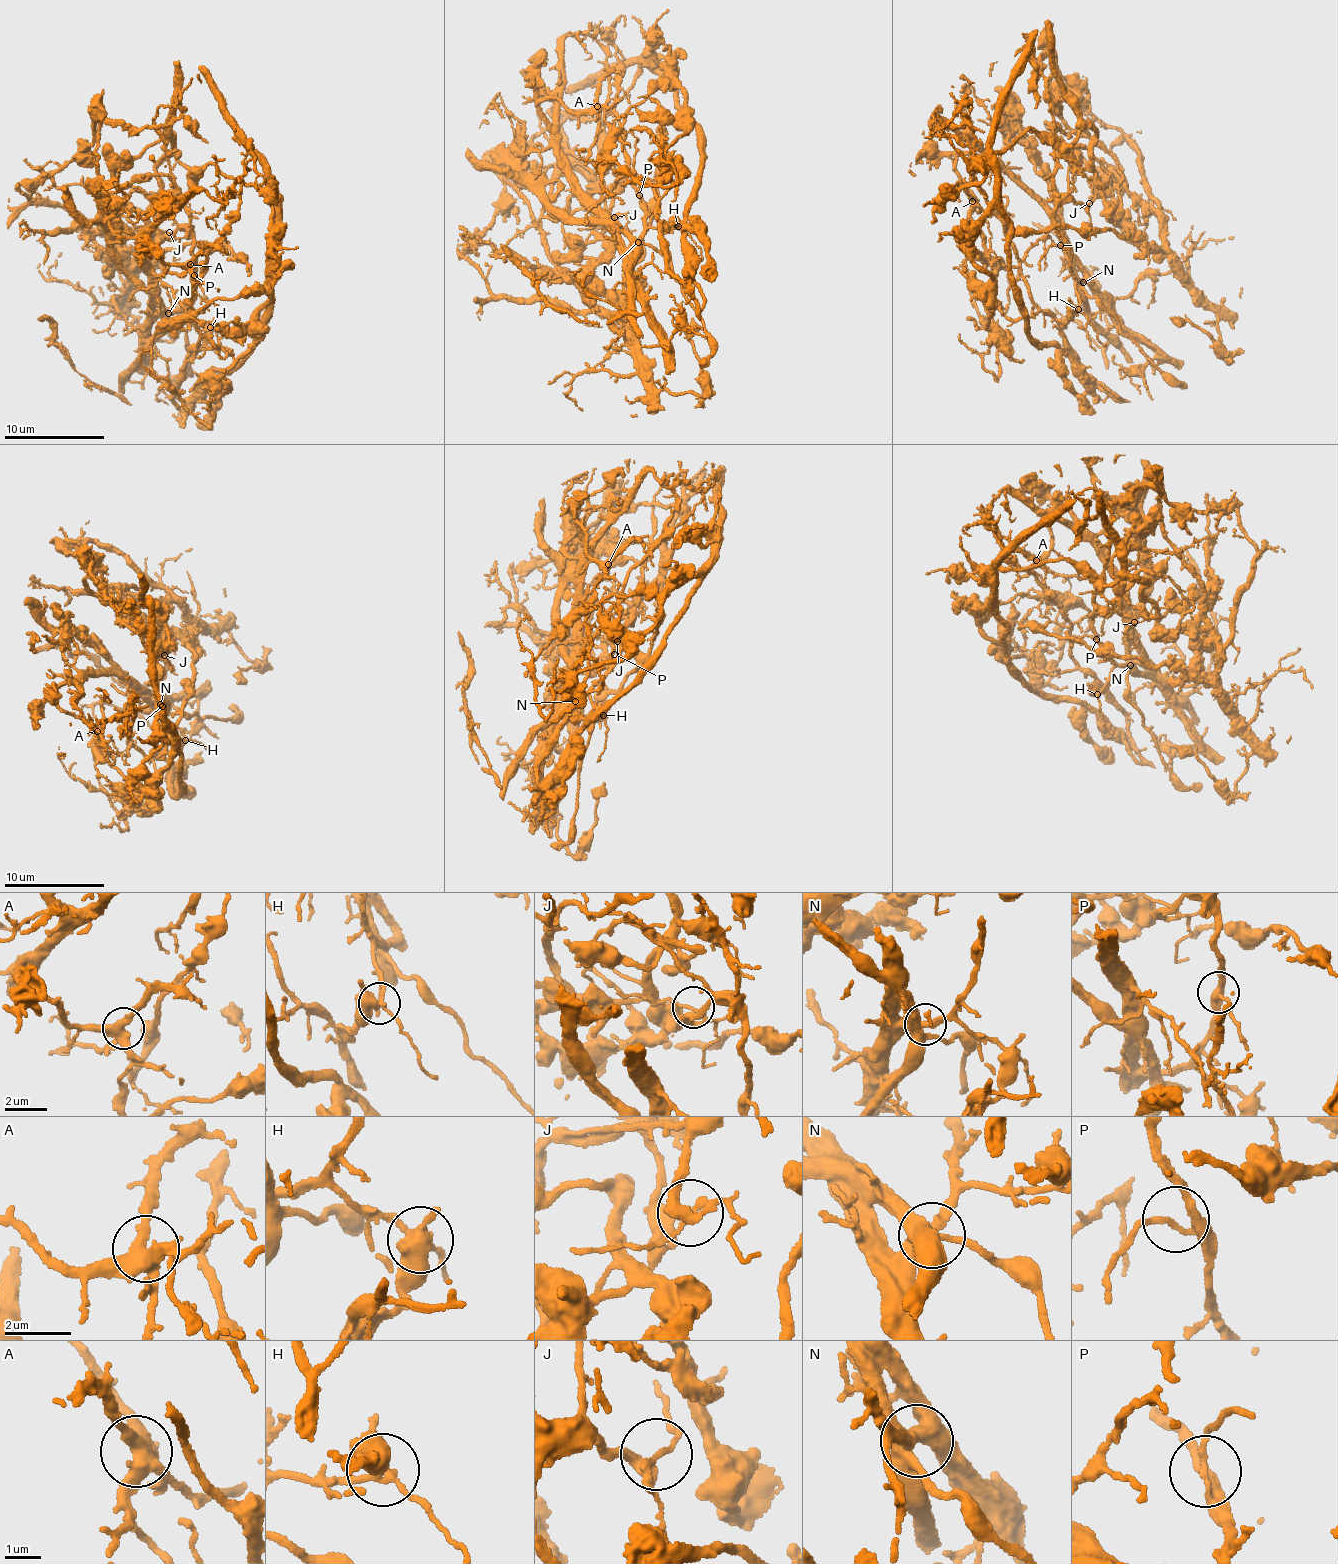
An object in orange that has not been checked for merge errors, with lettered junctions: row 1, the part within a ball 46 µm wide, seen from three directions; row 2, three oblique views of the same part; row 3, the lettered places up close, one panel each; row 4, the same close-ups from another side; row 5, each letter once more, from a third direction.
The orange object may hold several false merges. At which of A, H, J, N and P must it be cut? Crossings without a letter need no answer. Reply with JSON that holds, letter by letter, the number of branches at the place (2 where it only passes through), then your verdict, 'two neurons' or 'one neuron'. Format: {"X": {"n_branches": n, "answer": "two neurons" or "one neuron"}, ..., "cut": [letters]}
{"A": {"n_branches": 4, "answer": "one neuron"}, "H": {"n_branches": 5, "answer": "two neurons"}, "J": {"n_branches": 3, "answer": "one neuron"}, "N": {"n_branches": 5, "answer": "one neuron"}, "P": {"n_branches": 2, "answer": "one neuron"}, "cut": ["H"]}

